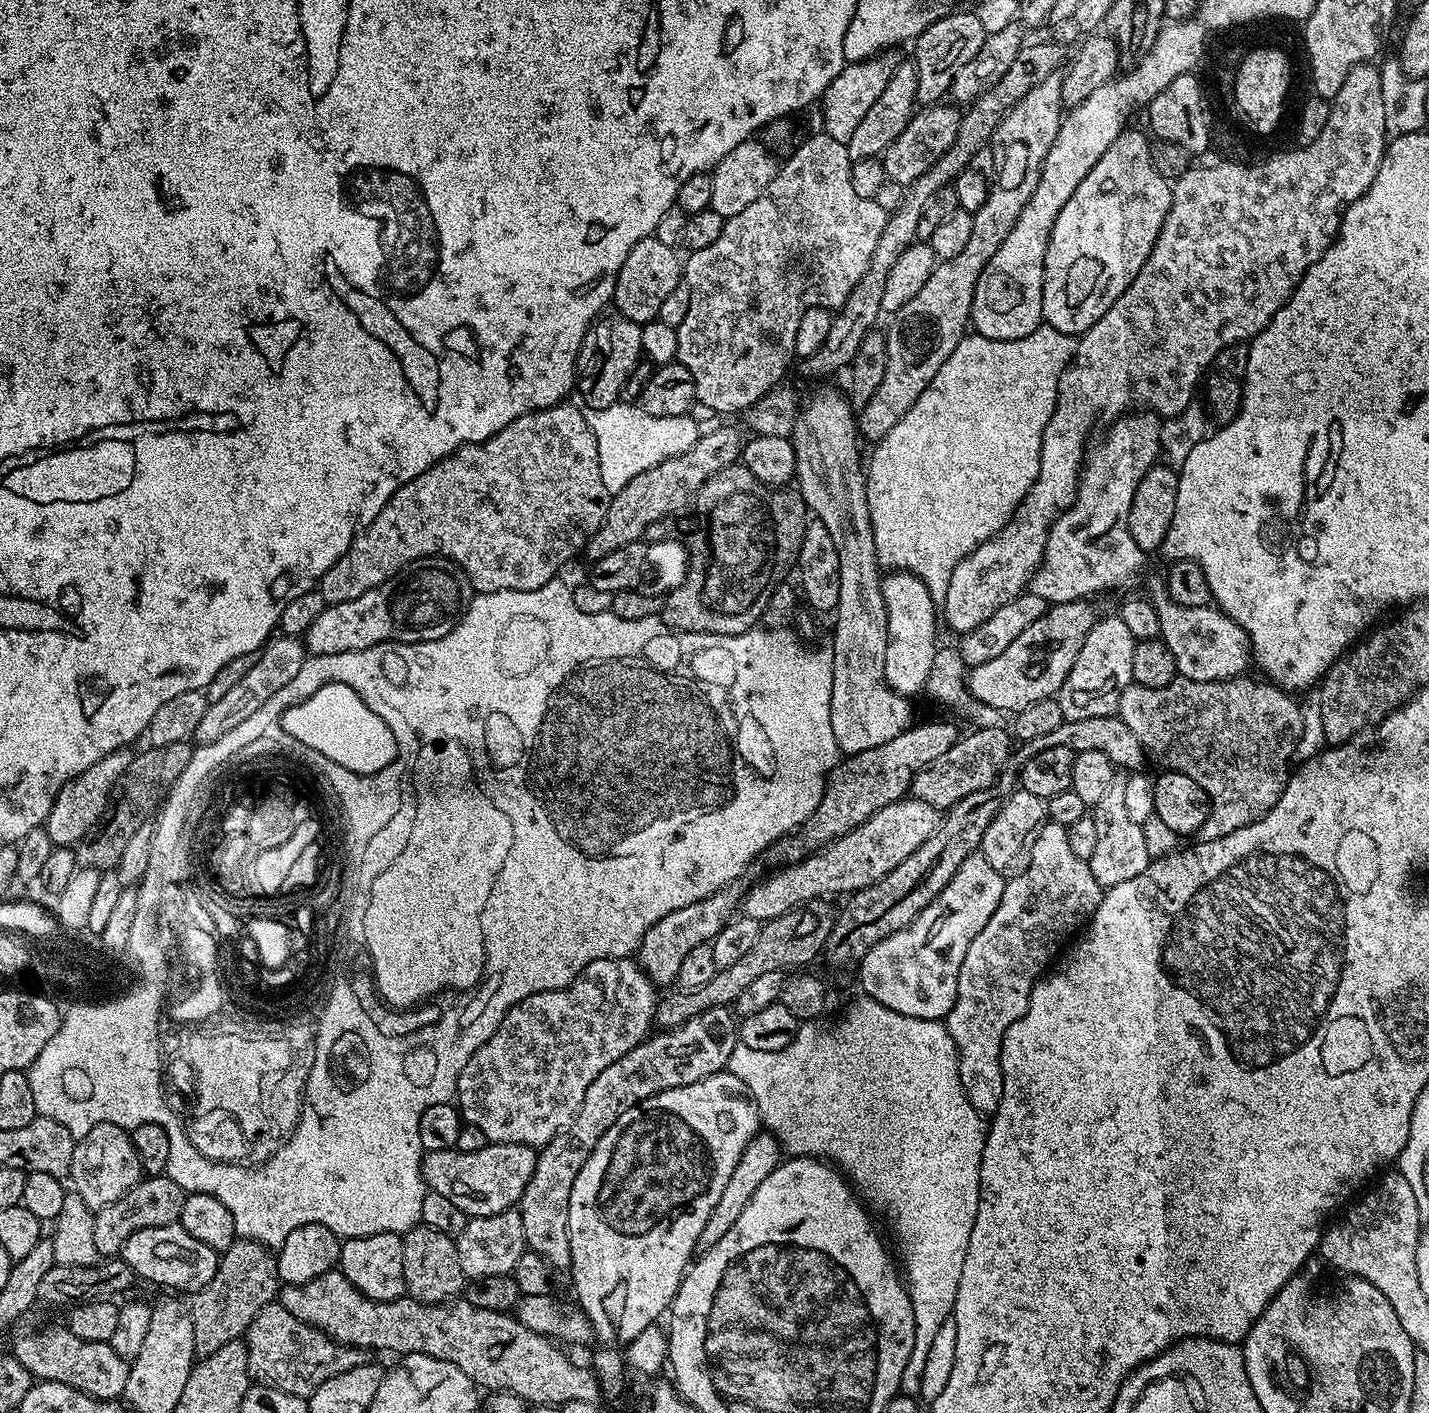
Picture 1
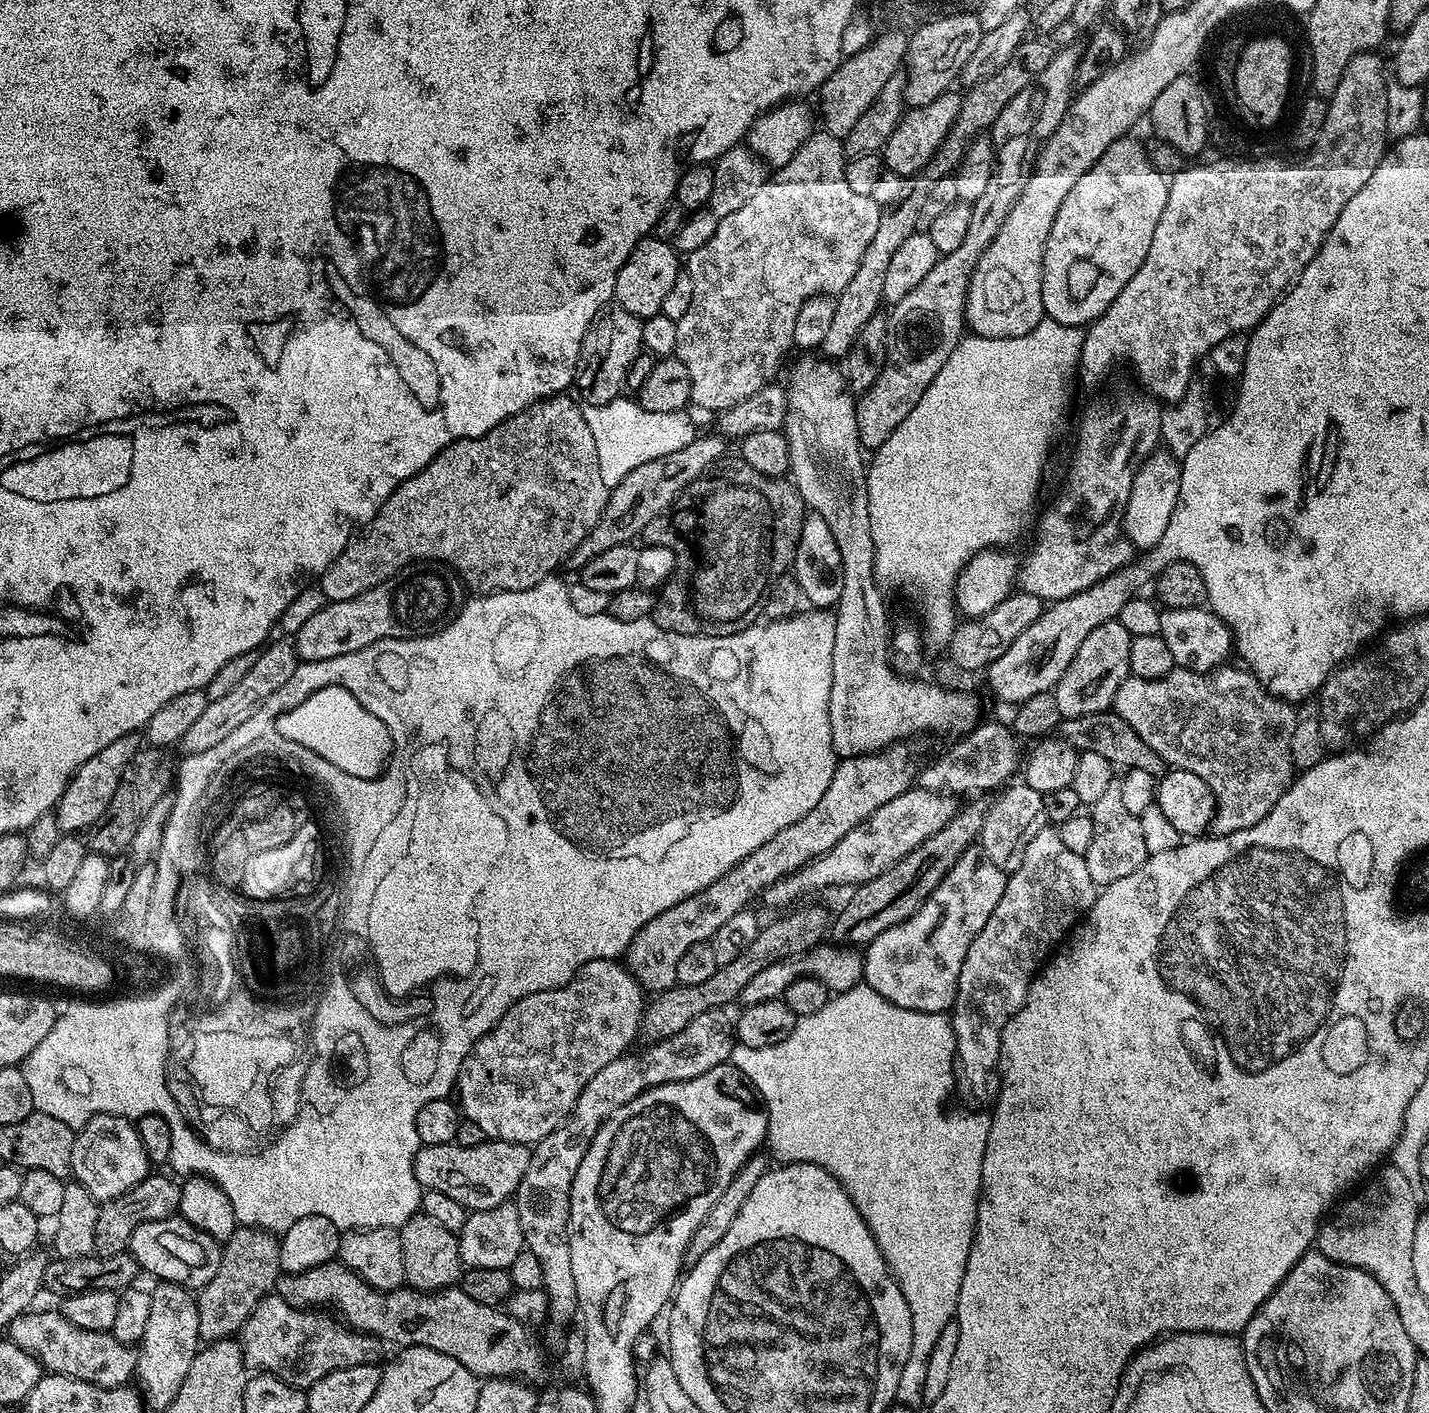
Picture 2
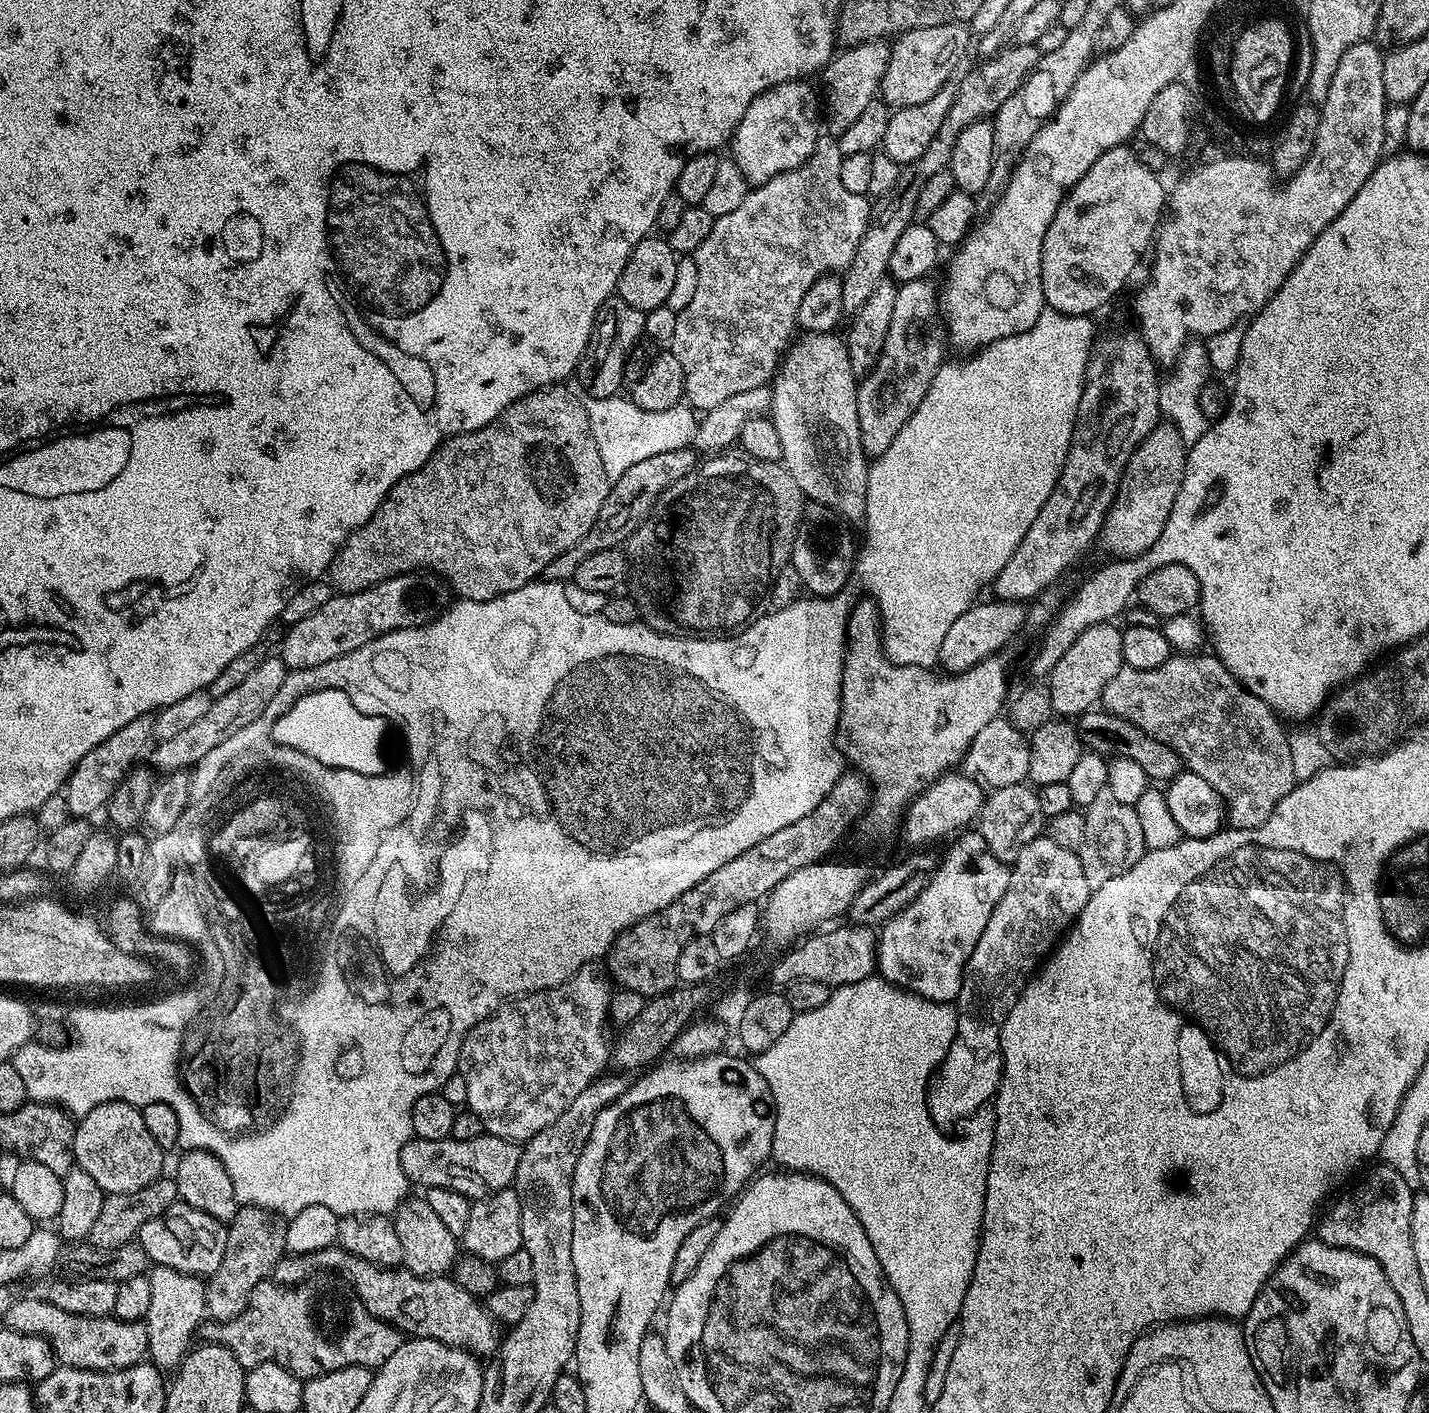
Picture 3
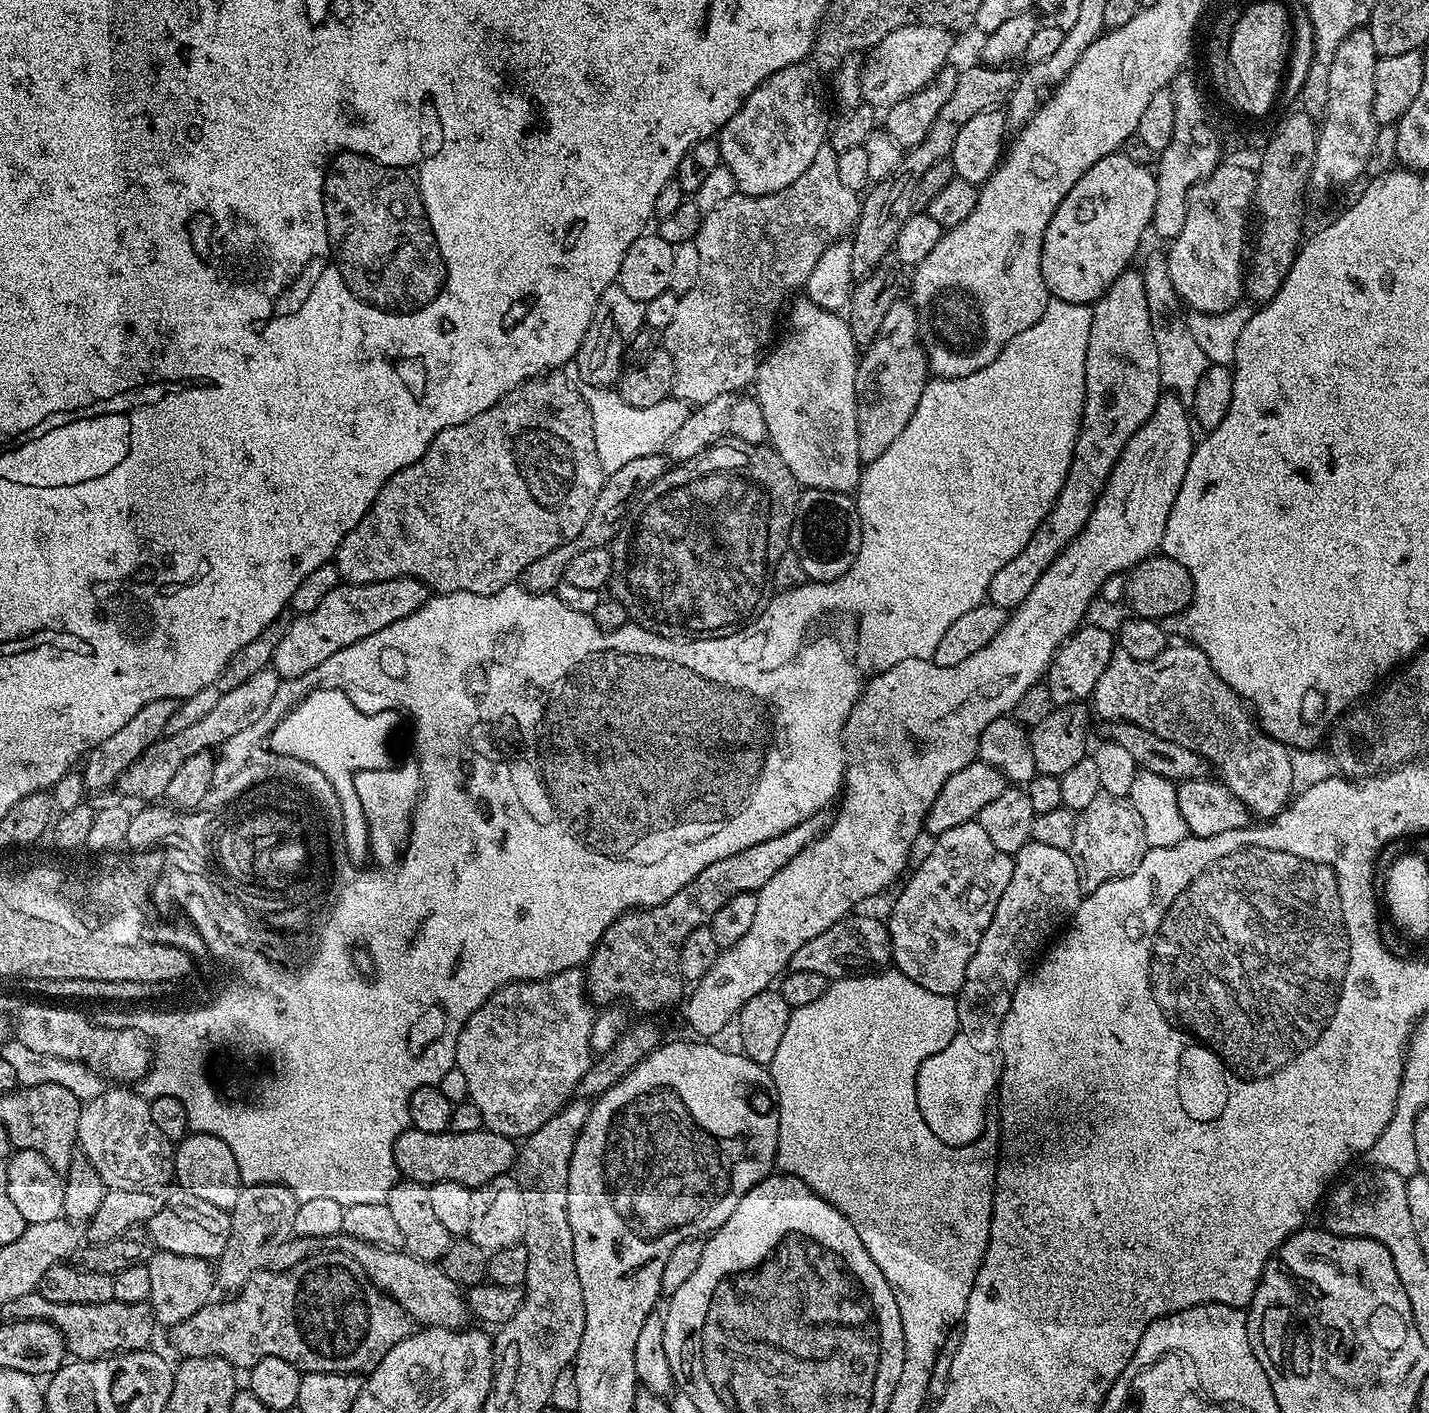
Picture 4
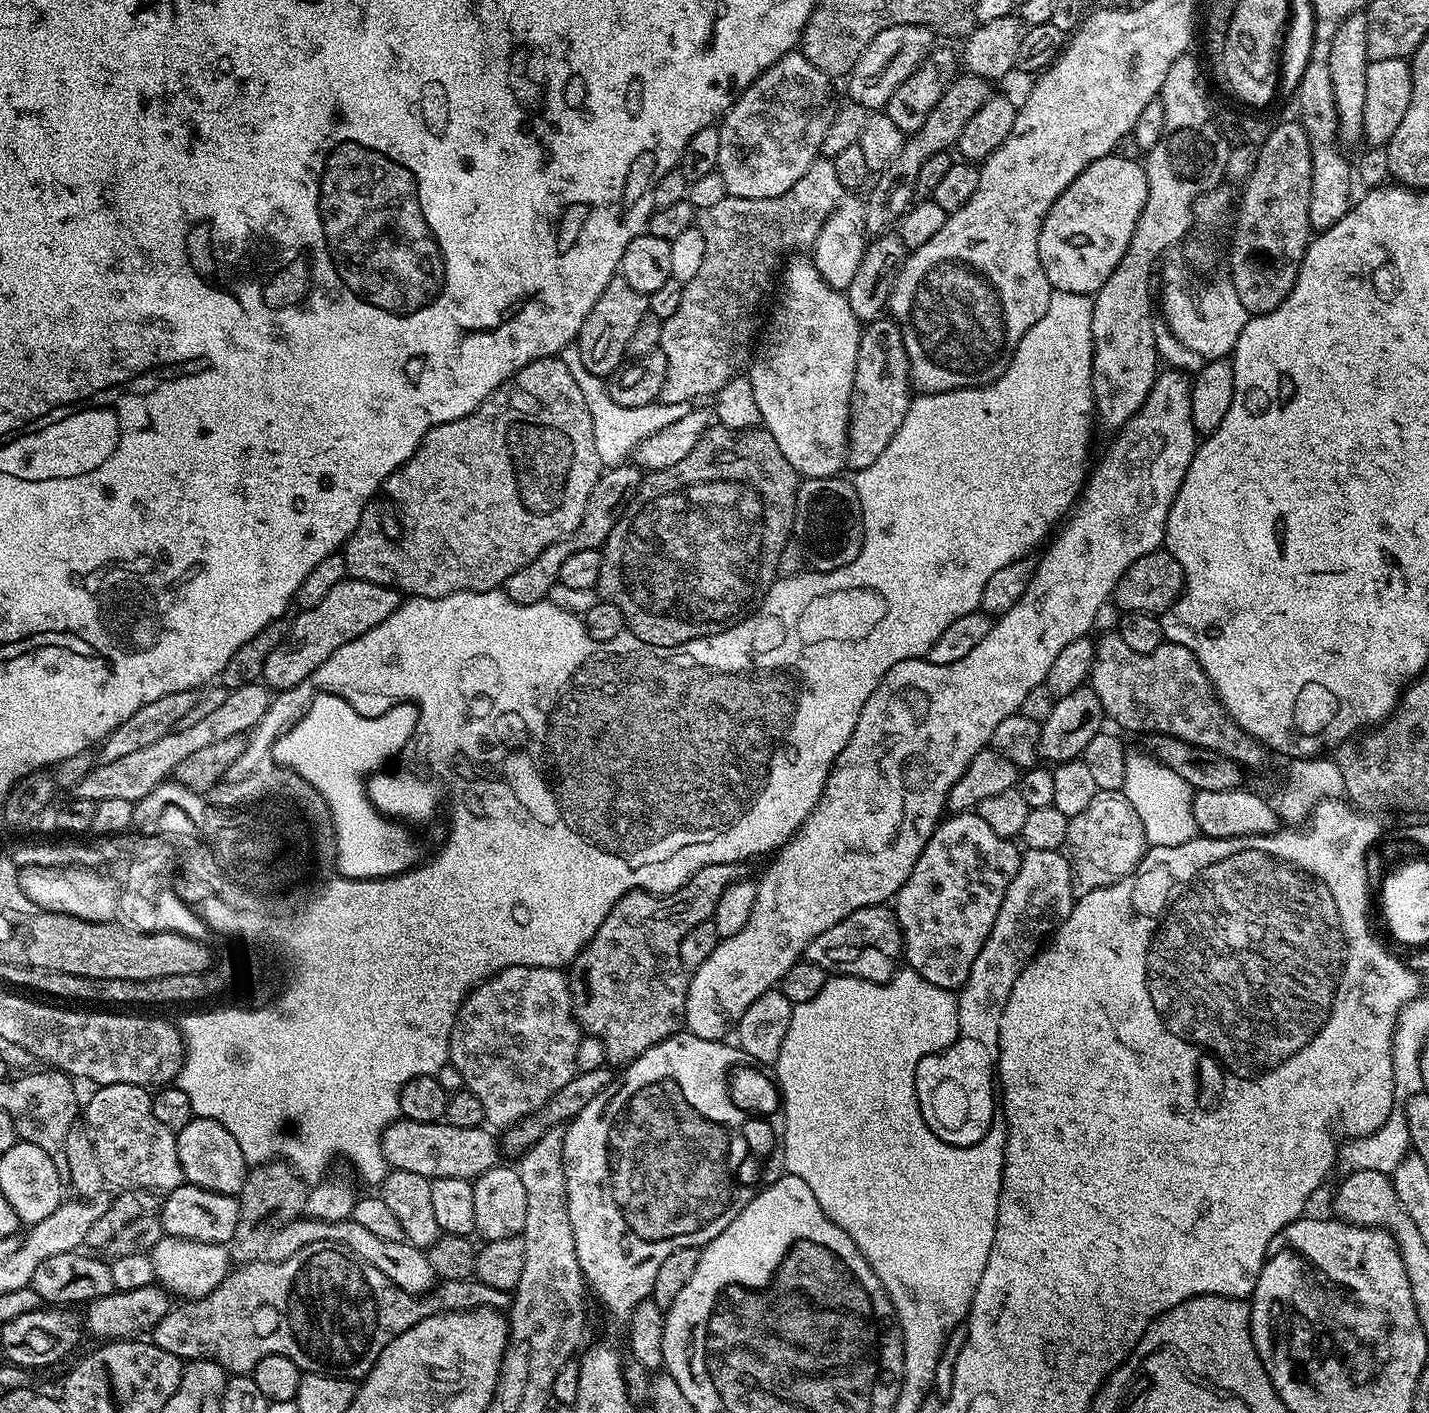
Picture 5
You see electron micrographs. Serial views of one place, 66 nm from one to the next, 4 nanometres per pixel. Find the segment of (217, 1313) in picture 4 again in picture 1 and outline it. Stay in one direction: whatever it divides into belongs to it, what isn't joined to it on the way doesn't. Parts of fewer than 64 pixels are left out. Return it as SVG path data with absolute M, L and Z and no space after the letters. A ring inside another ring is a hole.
M279 1302L267 1304L250 1322L246 1333L246 1343L248 1346L248 1375L253 1381L269 1384L278 1390L286 1390L286 1394L298 1394L302 1397L309 1397L334 1374L342 1374L346 1370L354 1370L354 1366L367 1364L370 1360L369 1349L352 1348L348 1344L339 1344L337 1340L332 1340L322 1330L294 1318L290 1310L286 1310Z

